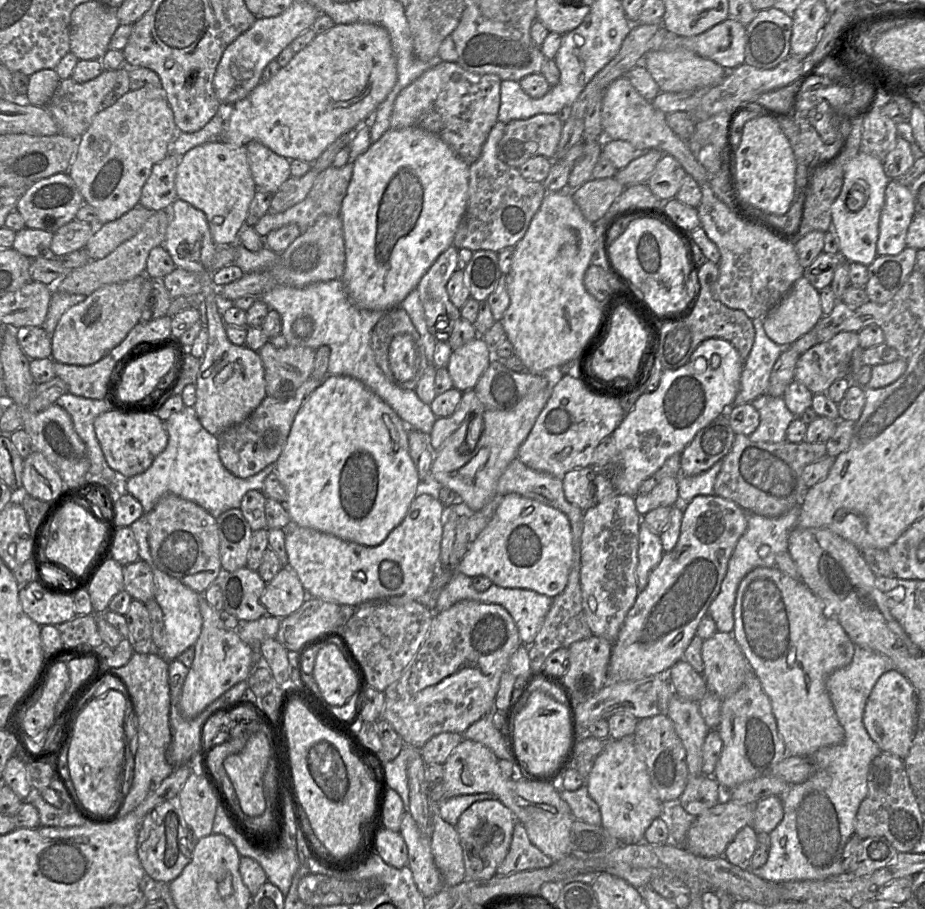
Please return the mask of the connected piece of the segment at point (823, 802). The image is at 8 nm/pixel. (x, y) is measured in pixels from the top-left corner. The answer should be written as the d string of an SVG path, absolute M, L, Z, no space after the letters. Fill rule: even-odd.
M855 646L851 663L828 676L826 689L845 731L844 741L822 747L807 757L814 768L812 775L802 783L791 785L786 793L779 796L784 816L770 833L767 862L758 869L750 868L753 874L766 881L782 883L825 880L843 872L843 851L855 833L857 811L868 793L868 771L871 762L882 752L864 727L864 708L877 680L893 669L896 666L888 656Z

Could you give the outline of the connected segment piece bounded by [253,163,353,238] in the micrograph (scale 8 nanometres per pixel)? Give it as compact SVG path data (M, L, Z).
M347 163L341 168L335 168L331 165L325 171L318 174L312 188L301 202L281 213L266 213L253 226L253 228L263 238L270 231L279 229L289 224L296 224L300 229L300 232L303 233L308 228L313 226L321 216L340 216L342 202L346 196L352 173L353 163Z

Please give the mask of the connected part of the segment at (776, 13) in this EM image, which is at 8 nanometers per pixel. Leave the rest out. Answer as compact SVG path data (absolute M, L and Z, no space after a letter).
M769 8L756 12L754 19L746 26L745 63L758 69L772 69L790 54L792 18L785 12Z

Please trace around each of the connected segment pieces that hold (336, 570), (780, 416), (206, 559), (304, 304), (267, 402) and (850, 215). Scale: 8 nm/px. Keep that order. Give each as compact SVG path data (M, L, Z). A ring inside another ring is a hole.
M434 490L425 491L411 502L403 521L378 546L368 547L348 542L311 528L290 523L285 530L287 566L300 580L308 596L342 606L357 608L365 604L404 604L421 600L432 589L439 566L446 508Z
M763 394L750 403L760 415L760 423L748 438L753 442L779 443L786 440L786 430L796 418L782 397Z
M174 494L163 495L154 508L144 513L148 522L148 547L154 566L178 579L198 594L203 594L218 581L222 567L219 549L219 530L216 519L198 504Z
M341 279L312 283L304 287L294 287L285 284L277 284L259 297L270 309L276 310L282 321L281 335L289 346L310 347L314 350L320 346L328 346L330 355L328 361L328 375L350 376L361 381L372 390L384 402L386 402L410 428L417 429L427 435L431 433L437 419L430 405L422 402L415 390L402 389L392 383L377 365L375 355L371 347L371 332L384 311L373 311L356 306L348 297ZM301 317L309 317L313 322L313 332L308 337L298 337L293 331L293 323Z
M311 376L286 401L266 396L246 420L221 433L218 436L218 453L224 467L236 477L248 478L276 463L286 444L295 415L322 380Z
M864 152L847 163L841 192L831 206L832 230L838 236L839 255L844 261L869 266L878 256L879 222L890 180L882 161Z

